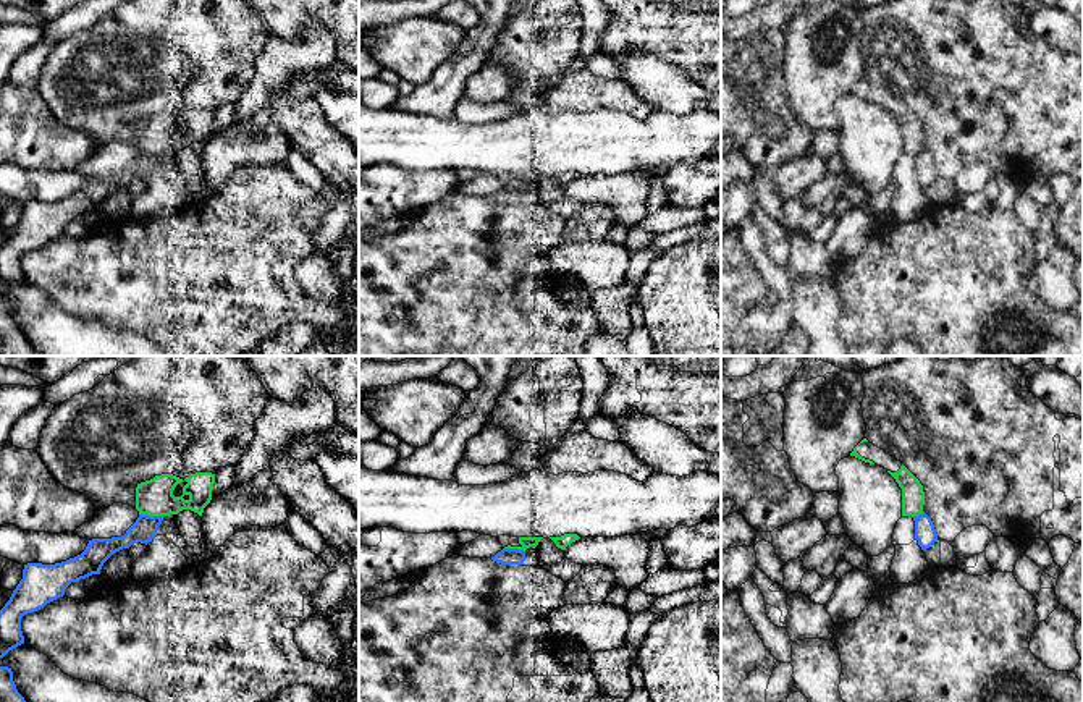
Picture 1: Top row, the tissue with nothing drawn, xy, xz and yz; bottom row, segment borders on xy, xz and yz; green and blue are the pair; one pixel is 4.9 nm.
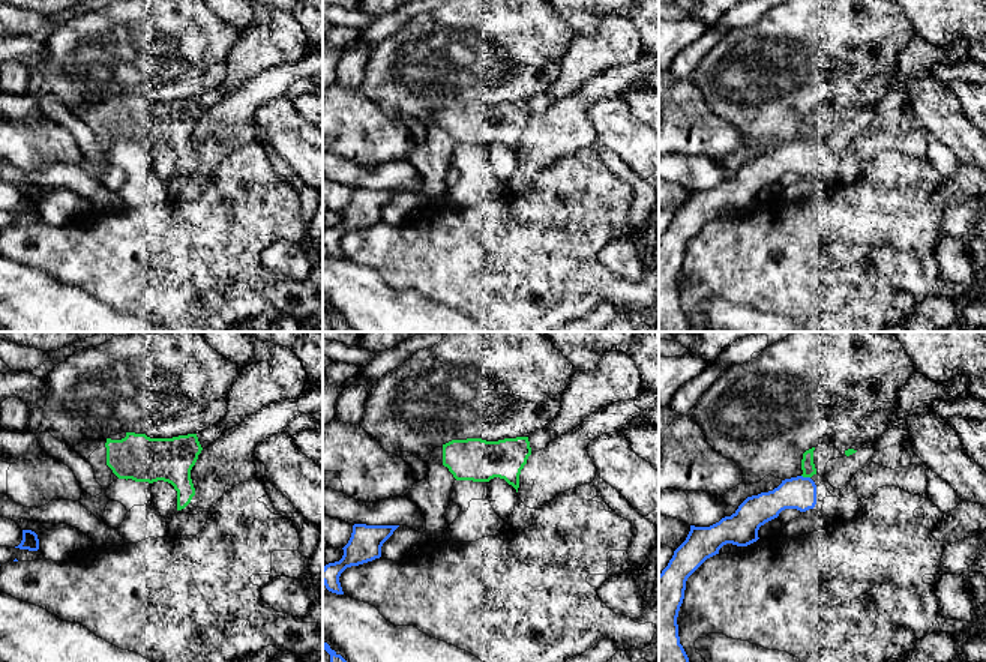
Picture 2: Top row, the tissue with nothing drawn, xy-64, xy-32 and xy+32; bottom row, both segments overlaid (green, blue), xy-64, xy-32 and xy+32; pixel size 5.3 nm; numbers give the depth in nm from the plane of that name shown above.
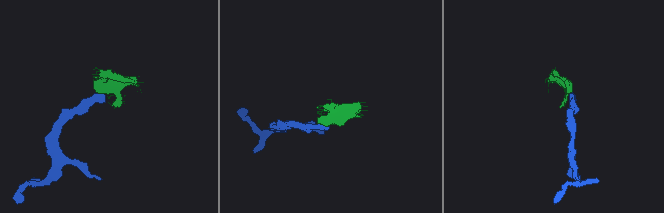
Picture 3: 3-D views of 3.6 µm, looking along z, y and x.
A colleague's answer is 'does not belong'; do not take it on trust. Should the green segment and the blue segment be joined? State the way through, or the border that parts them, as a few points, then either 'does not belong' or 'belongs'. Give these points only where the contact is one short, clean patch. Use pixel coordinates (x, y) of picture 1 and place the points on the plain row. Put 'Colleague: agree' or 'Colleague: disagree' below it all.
does not belong
Colleague: agree

